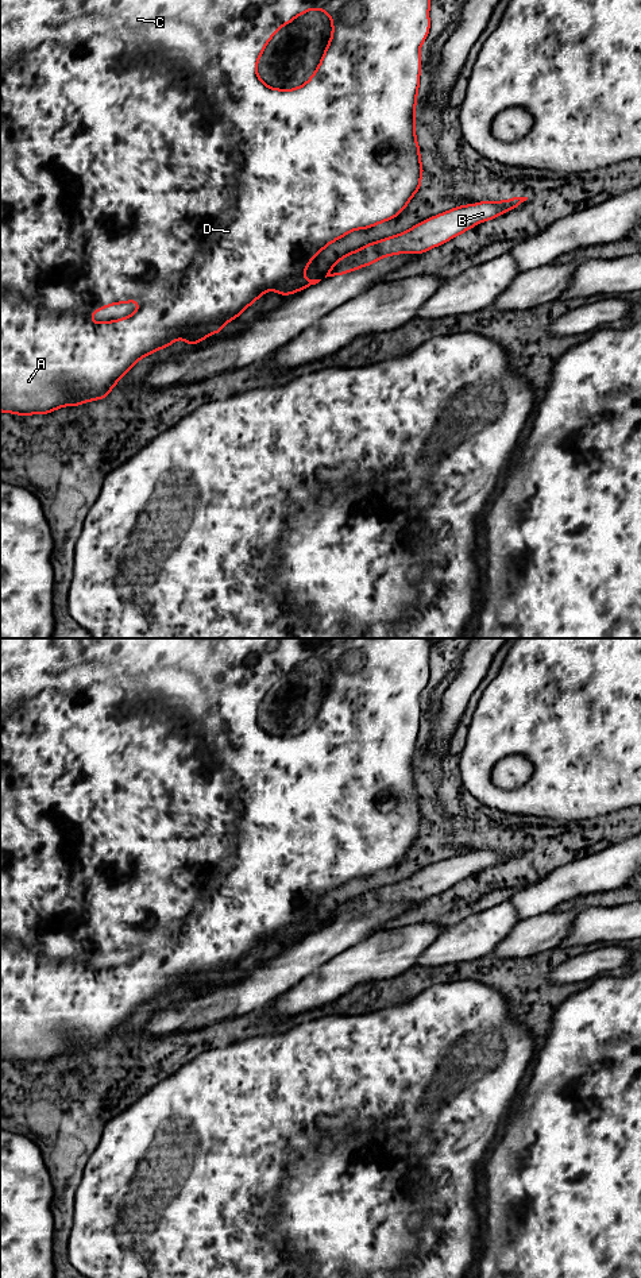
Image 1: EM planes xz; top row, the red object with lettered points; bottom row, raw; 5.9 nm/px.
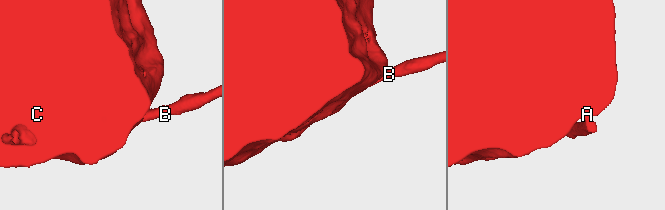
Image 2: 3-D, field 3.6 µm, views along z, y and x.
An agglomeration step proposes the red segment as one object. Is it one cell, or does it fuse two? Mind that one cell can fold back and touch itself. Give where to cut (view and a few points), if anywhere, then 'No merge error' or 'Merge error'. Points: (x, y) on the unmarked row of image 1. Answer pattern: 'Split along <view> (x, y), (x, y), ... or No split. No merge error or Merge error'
Split along xz (304, 926), (285, 939). Merge error

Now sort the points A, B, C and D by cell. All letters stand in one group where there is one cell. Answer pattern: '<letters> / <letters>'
A C D / B

